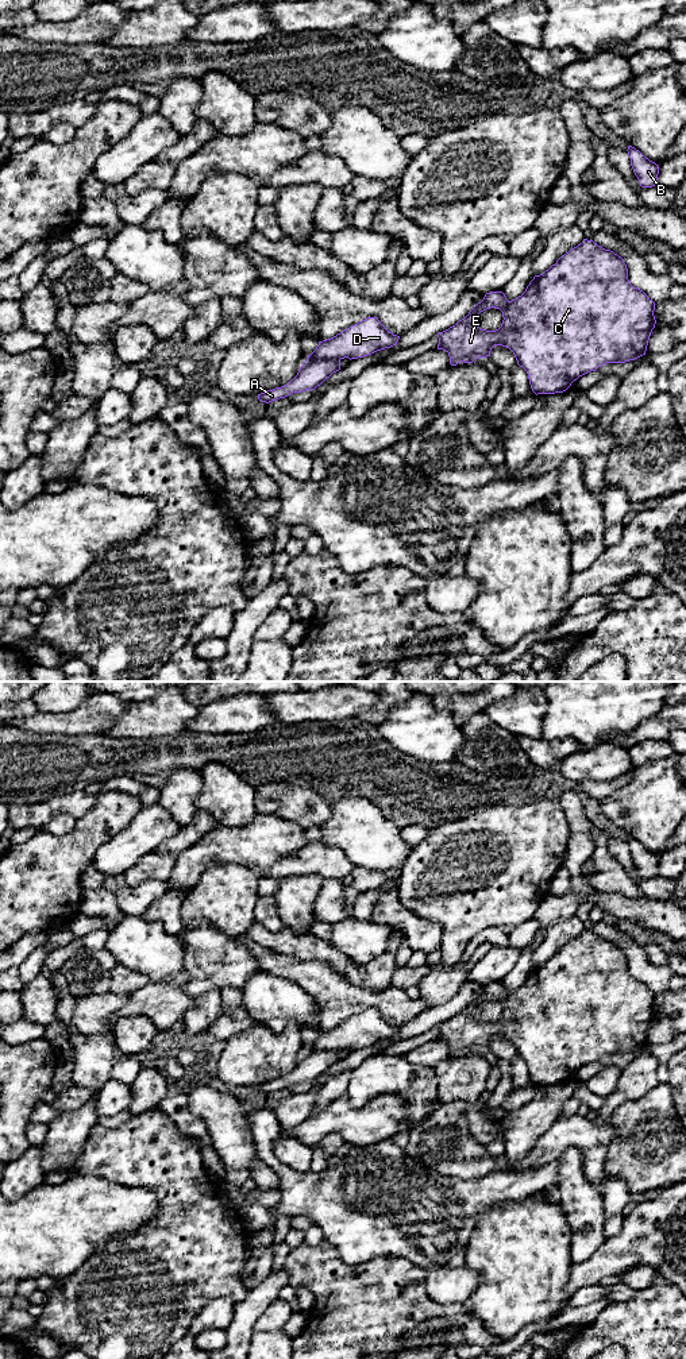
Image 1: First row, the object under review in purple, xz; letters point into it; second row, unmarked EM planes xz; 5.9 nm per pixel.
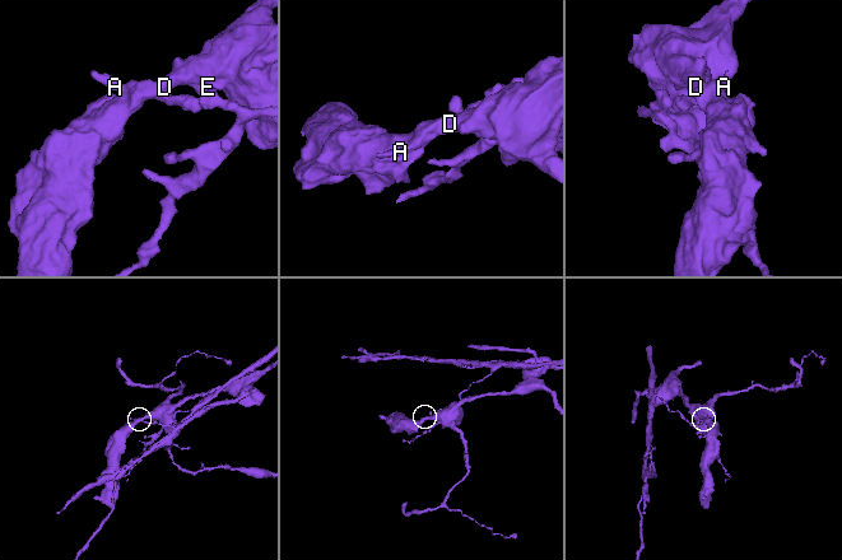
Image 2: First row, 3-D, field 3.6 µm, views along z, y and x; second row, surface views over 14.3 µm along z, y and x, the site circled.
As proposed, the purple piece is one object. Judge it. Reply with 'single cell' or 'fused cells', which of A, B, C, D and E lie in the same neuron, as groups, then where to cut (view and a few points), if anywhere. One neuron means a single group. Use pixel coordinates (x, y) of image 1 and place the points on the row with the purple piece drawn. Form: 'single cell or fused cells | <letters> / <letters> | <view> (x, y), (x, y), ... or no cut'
fused cells | A B / C D E | xz (307, 359), (339, 361)

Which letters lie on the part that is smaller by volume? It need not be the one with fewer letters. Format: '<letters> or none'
A, B

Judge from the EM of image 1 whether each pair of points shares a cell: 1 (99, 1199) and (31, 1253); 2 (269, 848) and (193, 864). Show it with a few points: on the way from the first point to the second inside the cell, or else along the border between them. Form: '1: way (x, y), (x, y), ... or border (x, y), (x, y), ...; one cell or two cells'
1: way (83, 1215), (57, 1227), (47, 1236); one cell
2: way (250, 848), (212, 849); one cell

